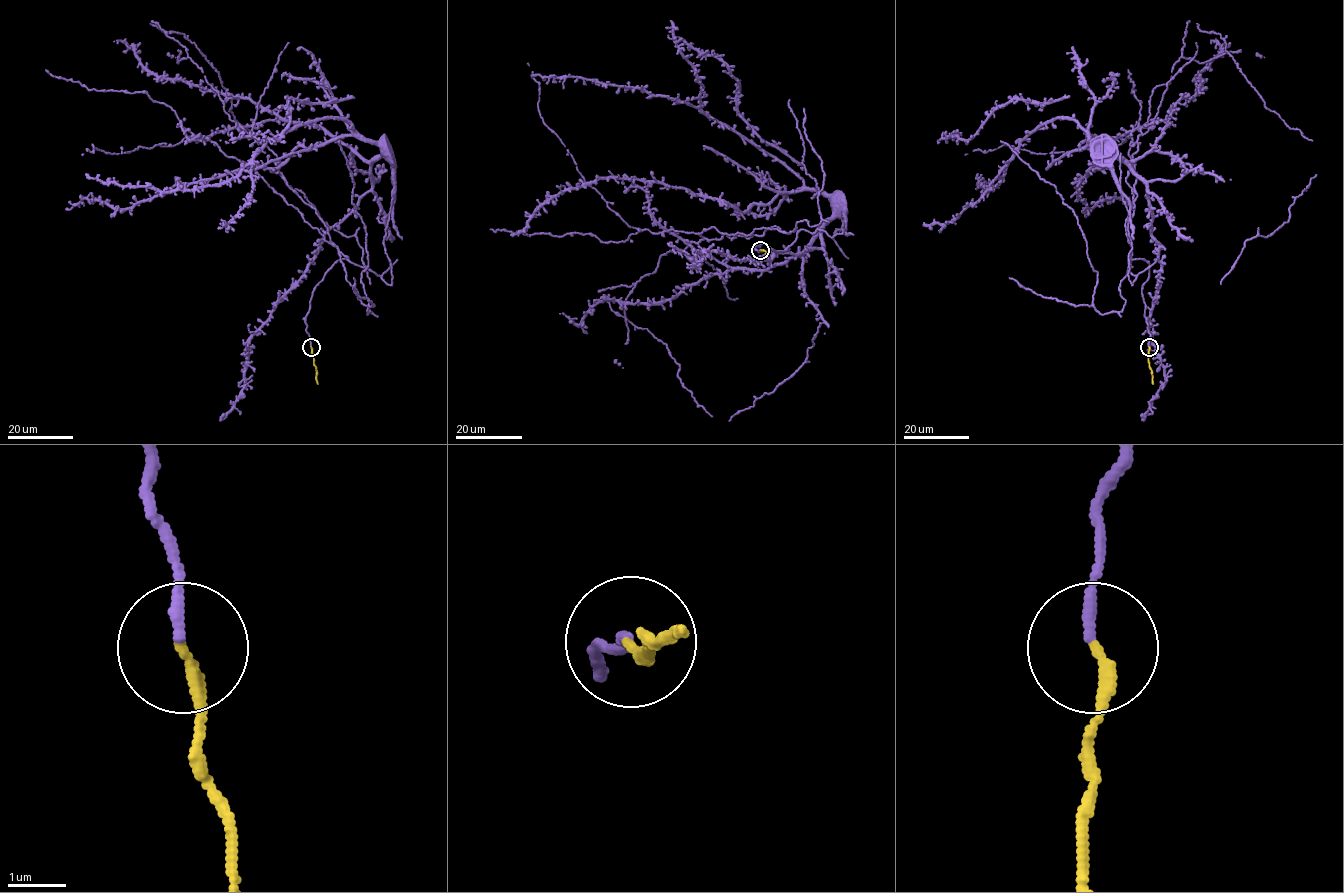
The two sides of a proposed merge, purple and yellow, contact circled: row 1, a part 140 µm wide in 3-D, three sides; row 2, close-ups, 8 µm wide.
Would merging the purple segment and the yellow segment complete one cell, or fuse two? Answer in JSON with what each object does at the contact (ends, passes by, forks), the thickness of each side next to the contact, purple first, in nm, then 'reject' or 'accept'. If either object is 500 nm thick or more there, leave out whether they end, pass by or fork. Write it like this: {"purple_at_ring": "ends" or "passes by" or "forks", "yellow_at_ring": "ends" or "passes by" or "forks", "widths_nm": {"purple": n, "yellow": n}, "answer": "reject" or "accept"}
{"purple_at_ring": "ends", "yellow_at_ring": "ends", "widths_nm": {"purple": 190, "yellow": 200}, "answer": "accept"}

